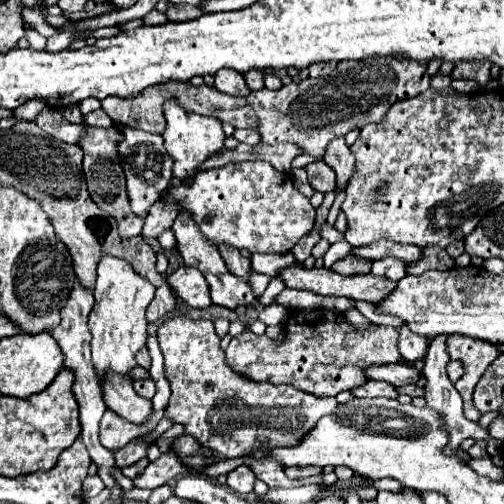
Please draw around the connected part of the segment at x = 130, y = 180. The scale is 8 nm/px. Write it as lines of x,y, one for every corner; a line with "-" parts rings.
125,127
123,135
125,135
125,139
123,139
123,145
119,145
119,157
123,161
123,171
127,177
127,193
129,193
131,209
135,215
145,217
149,213
151,205
155,201
159,201
163,191
169,187
169,181
173,177
173,173
171,173
173,159
169,157
169,153
165,153
161,135
139,131
133,127

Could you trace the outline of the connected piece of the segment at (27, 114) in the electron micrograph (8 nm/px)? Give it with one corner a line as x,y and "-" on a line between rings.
31,99
31,101
27,101
27,103
23,103
21,107
15,109
15,117
17,117
17,119
29,119
29,121
33,121
35,115
37,115
43,107
45,107
45,101

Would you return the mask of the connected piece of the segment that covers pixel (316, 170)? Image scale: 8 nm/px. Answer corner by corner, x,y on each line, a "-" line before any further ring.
317,161
317,163
307,165
305,169
307,169
307,175
309,175
309,183
311,183
311,187
315,191
321,191
321,193
335,191
335,187
337,187
335,171
327,163

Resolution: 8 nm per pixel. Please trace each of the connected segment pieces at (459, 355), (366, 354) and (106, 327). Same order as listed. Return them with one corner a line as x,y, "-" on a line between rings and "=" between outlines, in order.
449,337
447,349
451,359
457,359
465,365
465,375
455,383
455,389
463,397
465,417
471,421
479,421
481,413
473,405
473,389
481,373
499,357
499,349
497,345
473,337
=
311,309
291,311
287,331
281,341
273,341
267,335
255,335
245,329
241,335
231,339
225,353
227,363
253,381
269,381
277,385
287,383
315,397
335,397
341,391
351,391
367,383
365,369
369,365
399,363
401,353
397,341
399,329
395,327
371,325
369,329
357,329
341,311
=
105,255
101,257
99,265
97,265
97,283
95,283
95,305
89,313
89,331
93,335
91,339
91,351
93,351
93,363
95,363
95,371
97,375
103,375
105,371
115,371
121,375
127,375
129,369
133,369
135,363
135,353
145,347
145,339
147,339
147,319
145,319
145,311
149,307
149,303
155,297
155,285
151,281
147,281
145,277
141,277
127,261
119,259
119,257
111,257

